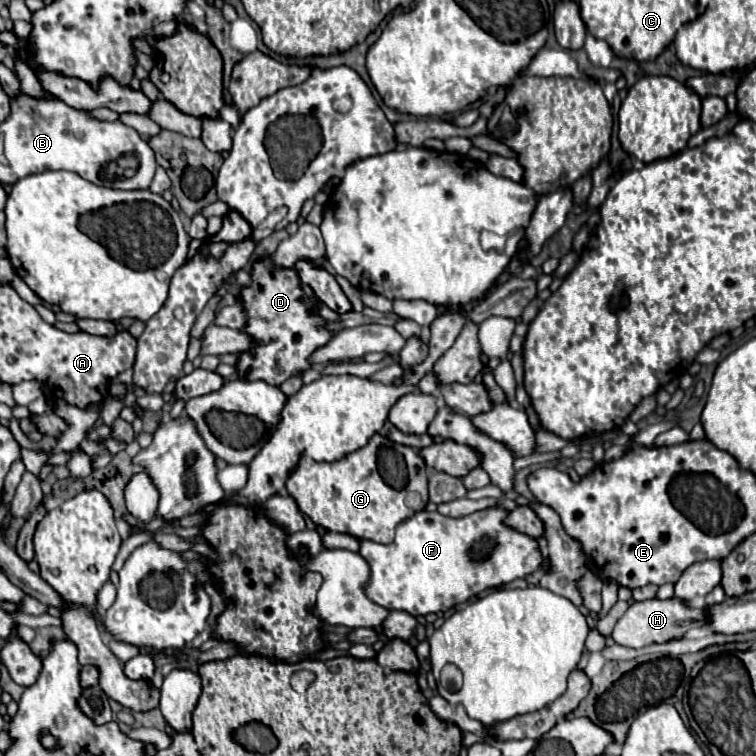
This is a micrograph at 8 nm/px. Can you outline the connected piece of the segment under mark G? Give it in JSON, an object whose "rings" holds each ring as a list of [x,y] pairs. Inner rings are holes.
{"rings":[[[376,434],[364,448],[350,452],[336,462],[314,462],[312,458],[302,456],[298,468],[286,480],[286,490],[296,500],[302,514],[306,514],[316,526],[328,532],[344,532],[358,540],[366,538],[390,544],[394,540],[396,526],[422,510],[428,502],[426,464],[422,456],[410,446],[396,444],[395,448],[404,456],[406,464],[394,448],[388,448],[388,440],[380,434]]]}

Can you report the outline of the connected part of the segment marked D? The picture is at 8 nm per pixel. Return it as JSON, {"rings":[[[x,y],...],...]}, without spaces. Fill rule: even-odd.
{"rings":[[[270,260],[254,266],[252,286],[242,288],[242,302],[250,318],[244,330],[258,340],[254,352],[240,356],[238,368],[244,380],[264,380],[272,386],[280,386],[286,378],[306,370],[310,366],[308,356],[332,338],[332,334],[322,328],[324,320],[310,310],[310,300],[300,288],[298,274],[294,270],[276,270]]]}

